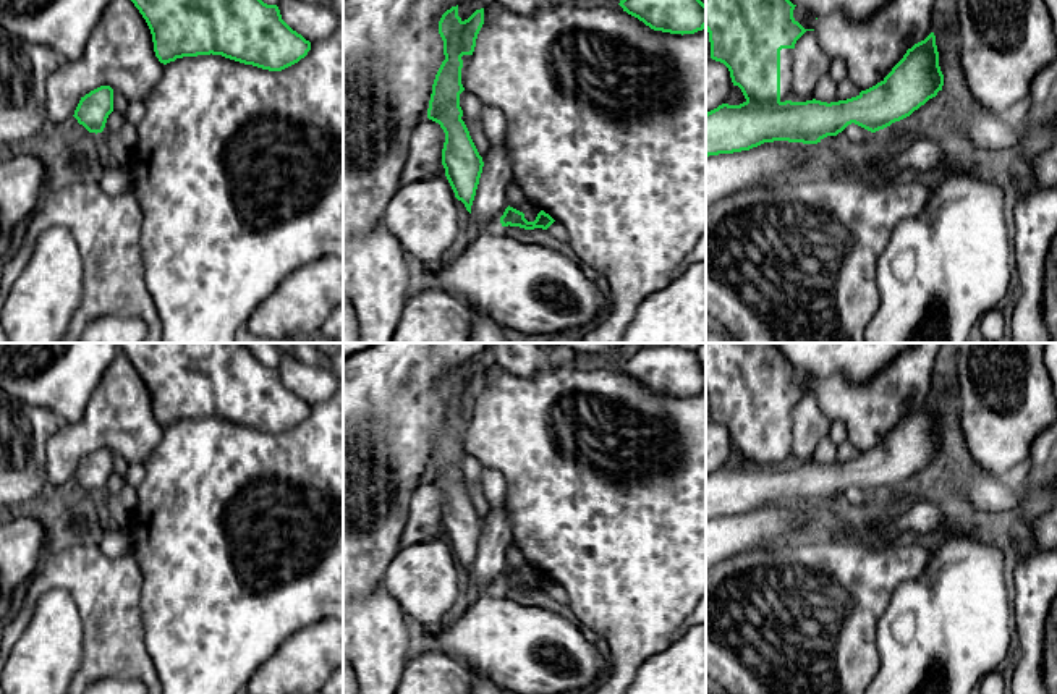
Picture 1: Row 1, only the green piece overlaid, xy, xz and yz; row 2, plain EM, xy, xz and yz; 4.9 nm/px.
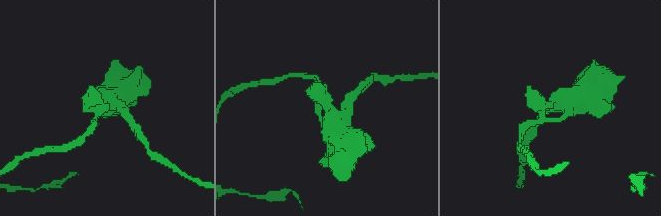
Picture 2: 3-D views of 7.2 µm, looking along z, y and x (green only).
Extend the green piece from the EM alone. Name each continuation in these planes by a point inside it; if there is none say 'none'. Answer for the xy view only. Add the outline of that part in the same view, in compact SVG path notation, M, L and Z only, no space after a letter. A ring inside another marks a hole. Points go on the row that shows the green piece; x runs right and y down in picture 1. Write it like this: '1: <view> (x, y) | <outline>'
none

